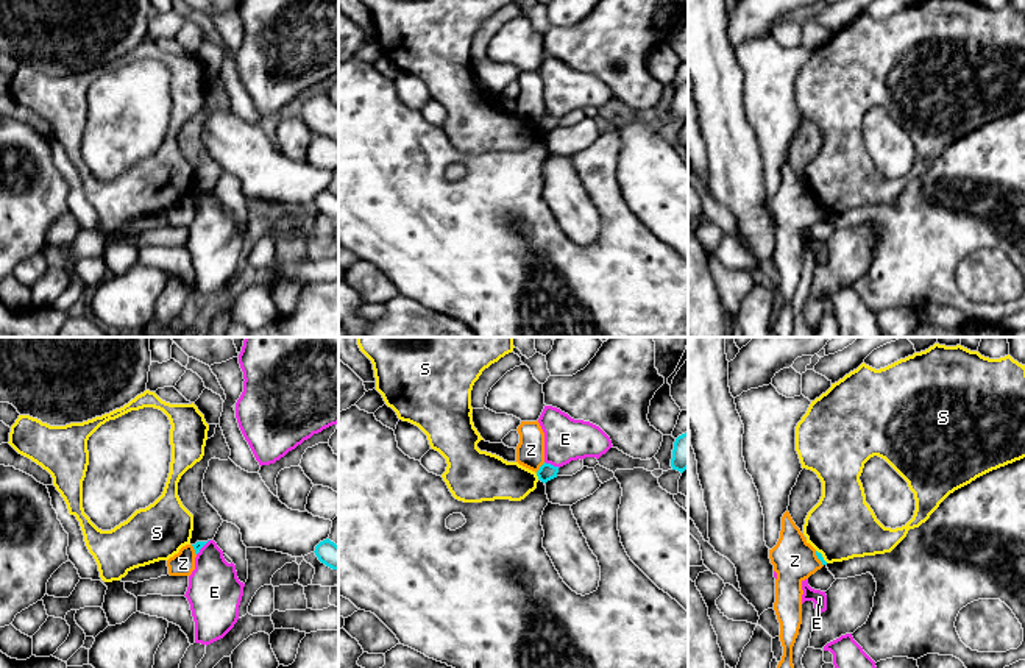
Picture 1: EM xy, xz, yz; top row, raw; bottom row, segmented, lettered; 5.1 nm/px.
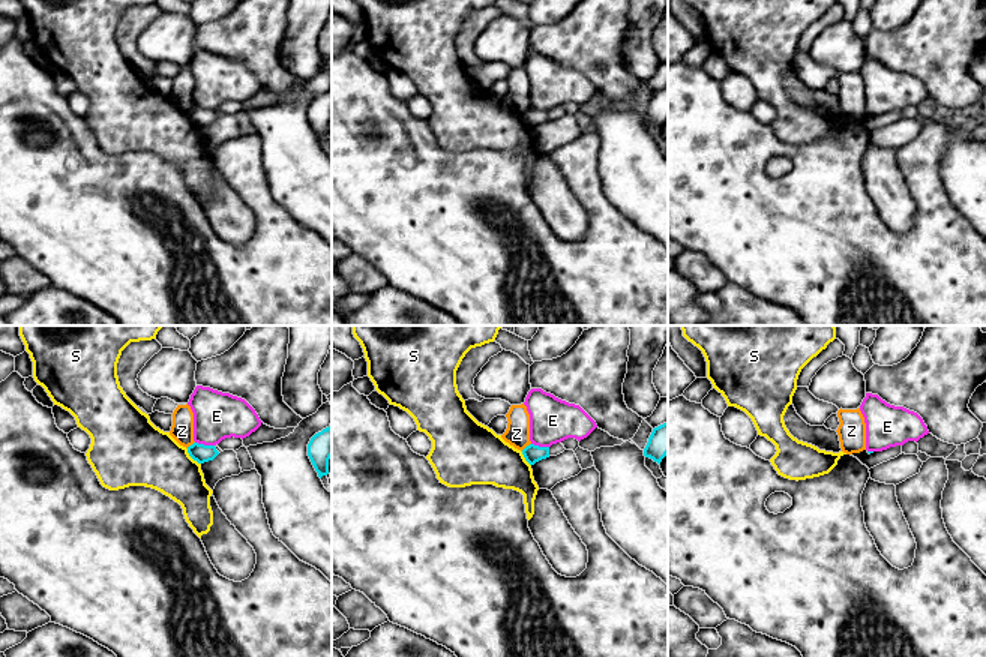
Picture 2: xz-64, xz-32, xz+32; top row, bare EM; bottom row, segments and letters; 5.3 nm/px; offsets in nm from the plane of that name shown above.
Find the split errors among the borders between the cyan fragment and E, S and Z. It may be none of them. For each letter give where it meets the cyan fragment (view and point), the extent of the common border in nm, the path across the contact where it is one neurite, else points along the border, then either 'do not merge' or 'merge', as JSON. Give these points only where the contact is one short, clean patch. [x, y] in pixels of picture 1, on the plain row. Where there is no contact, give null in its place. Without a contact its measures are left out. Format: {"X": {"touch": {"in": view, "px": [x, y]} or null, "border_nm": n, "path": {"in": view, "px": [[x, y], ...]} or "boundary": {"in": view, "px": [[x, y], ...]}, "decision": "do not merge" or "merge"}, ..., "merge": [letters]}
{"E": {"touch": {"in": "xz", "px": [553, 116]}, "border_nm": 90, "boundary": {"in": "xz", "px": [[545, 111], [559, 117]]}, "decision": "do not merge"}, "S": {"touch": {"in": "xz", "px": [537, 125]}, "border_nm": 40, "decision": "do not merge"}, "Z": {"touch": {"in": "xz", "px": [540, 117]}, "border_nm": 80, "boundary": {"in": "xz", "px": [[545, 113], [535, 122]]}, "decision": "do not merge"}, "merge": []}

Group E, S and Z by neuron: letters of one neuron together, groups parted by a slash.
E / S / Z

